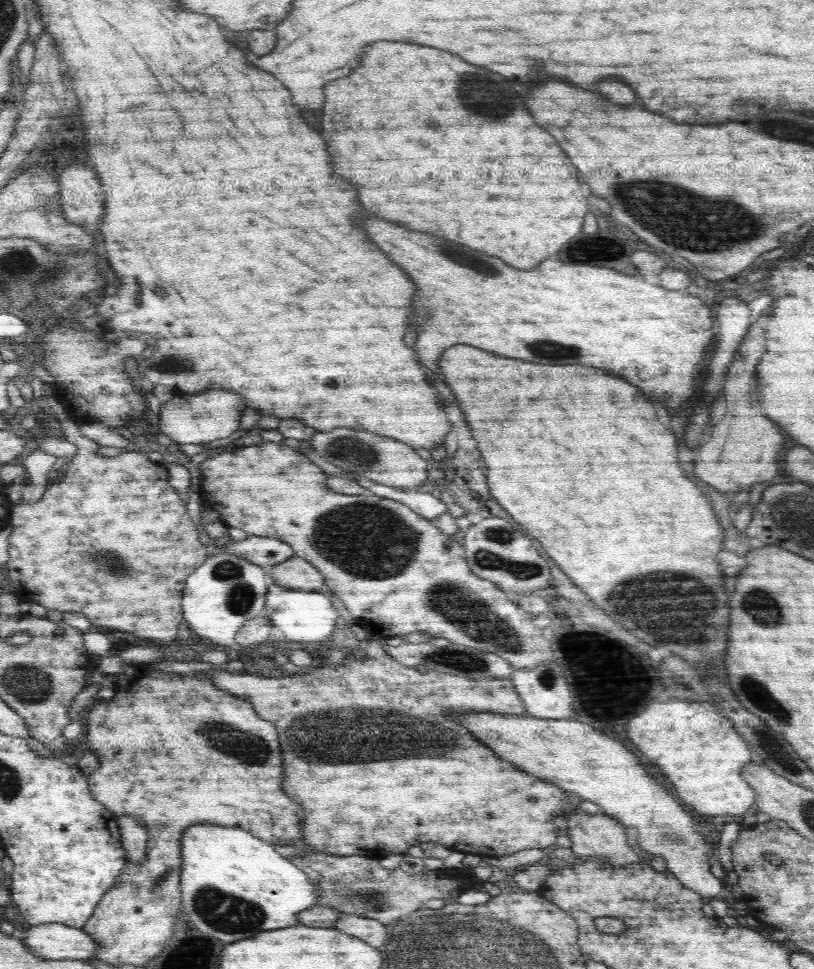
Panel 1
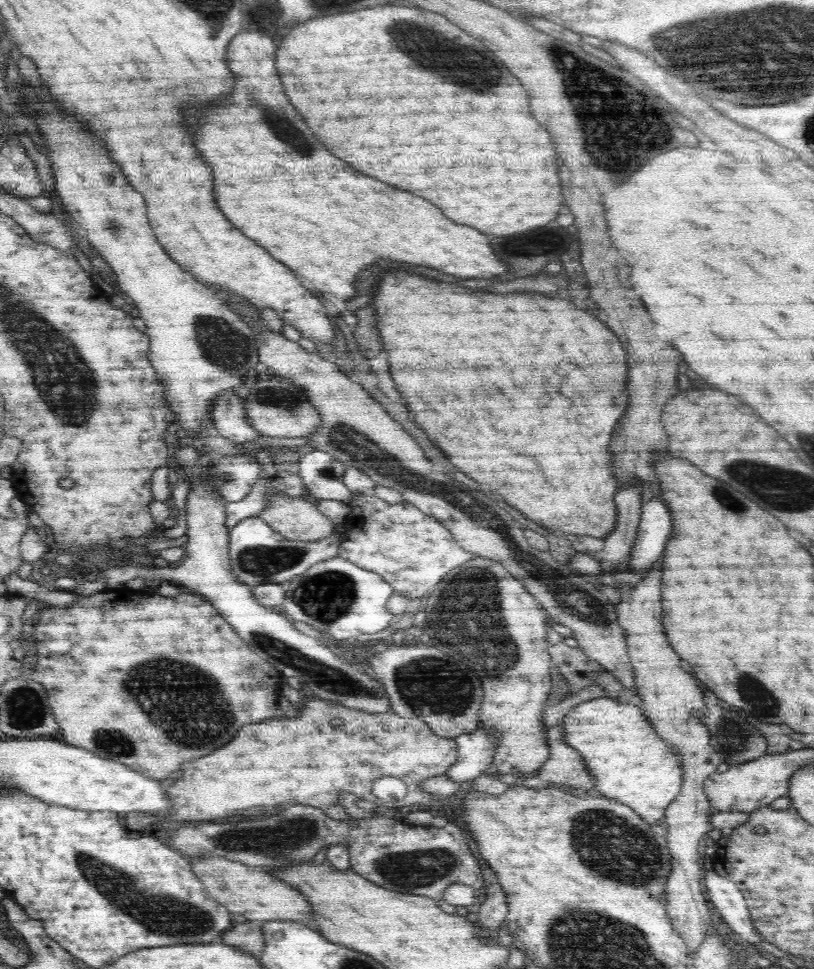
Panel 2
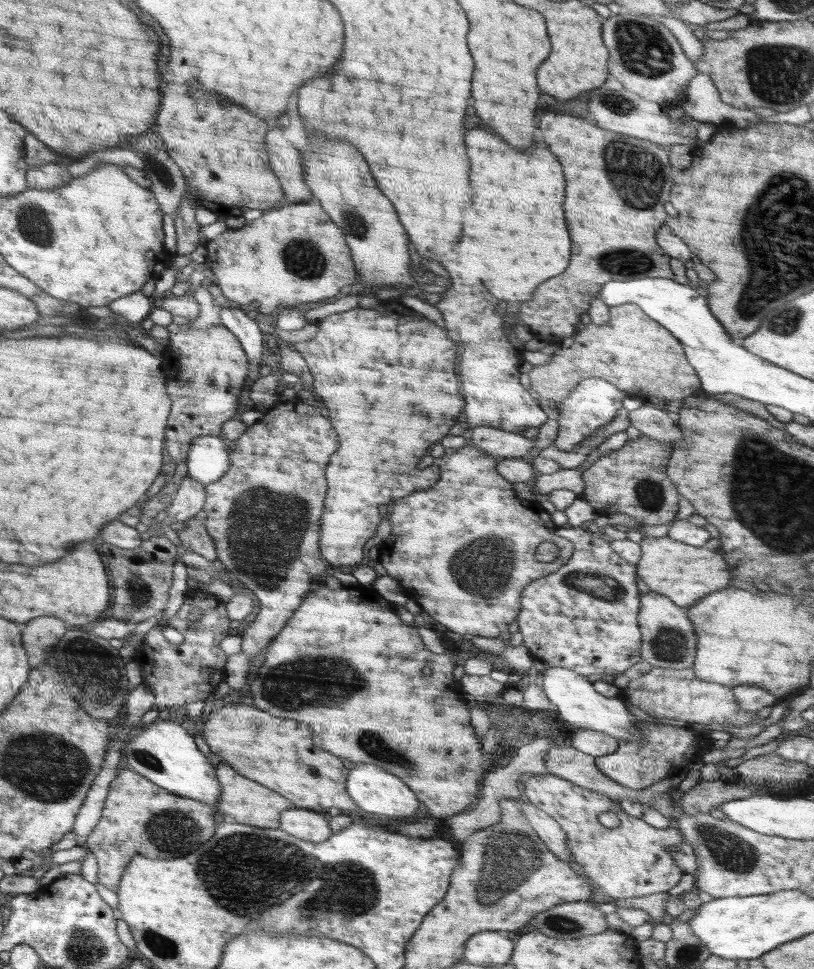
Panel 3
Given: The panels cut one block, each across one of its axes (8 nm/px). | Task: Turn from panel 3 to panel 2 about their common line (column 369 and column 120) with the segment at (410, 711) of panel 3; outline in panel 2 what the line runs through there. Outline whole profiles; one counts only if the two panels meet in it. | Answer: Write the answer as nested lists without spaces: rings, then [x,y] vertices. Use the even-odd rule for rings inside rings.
[[[102,592],[102,596],[96,596],[92,600],[80,598],[80,602],[76,602],[74,606],[65,608],[49,606],[46,610],[41,610],[37,616],[39,621],[35,623],[34,638],[31,640],[36,642],[38,660],[36,660],[36,668],[32,671],[30,678],[45,688],[53,715],[60,725],[59,732],[62,734],[64,742],[71,746],[84,748],[99,758],[106,758],[128,766],[148,778],[154,780],[180,778],[180,764],[182,762],[188,762],[192,758],[200,758],[200,756],[210,754],[212,750],[216,750],[220,746],[226,746],[236,736],[240,726],[274,718],[279,710],[276,702],[280,697],[278,694],[280,694],[282,674],[276,672],[272,666],[268,666],[262,658],[256,658],[252,648],[246,646],[244,640],[240,640],[240,636],[220,616],[220,612],[210,602],[202,600],[200,596],[180,594],[176,598],[164,598],[164,596],[154,594],[148,598],[142,598],[140,602],[134,602],[134,600],[116,602],[110,598],[108,592]]]

